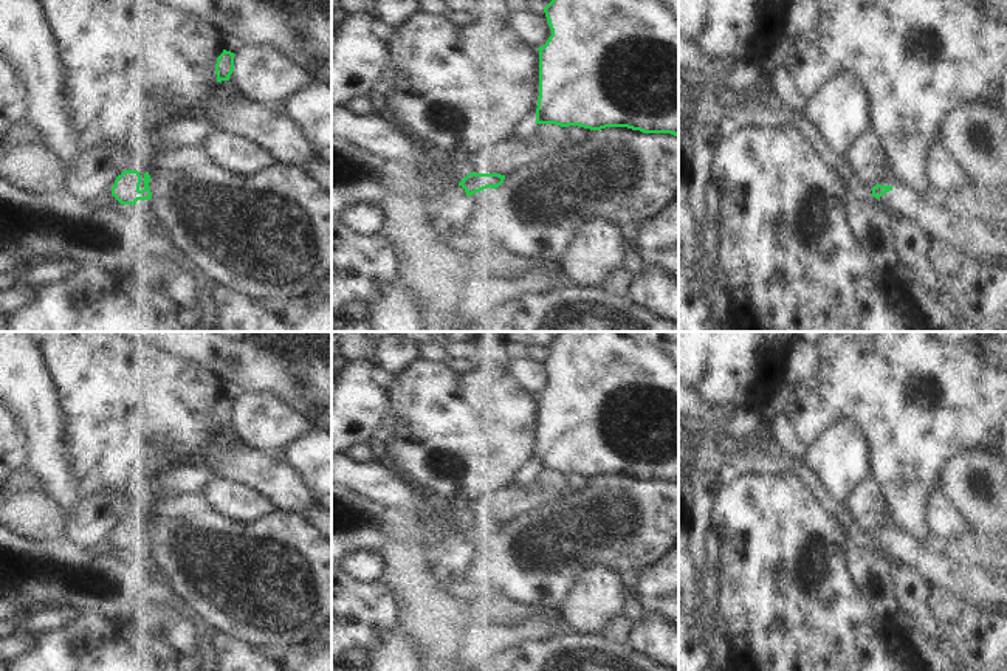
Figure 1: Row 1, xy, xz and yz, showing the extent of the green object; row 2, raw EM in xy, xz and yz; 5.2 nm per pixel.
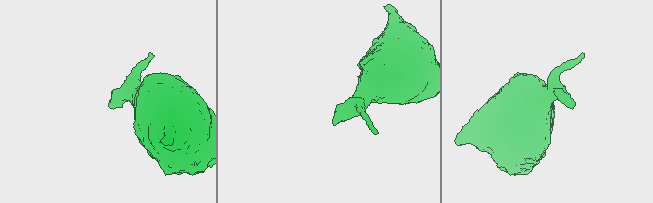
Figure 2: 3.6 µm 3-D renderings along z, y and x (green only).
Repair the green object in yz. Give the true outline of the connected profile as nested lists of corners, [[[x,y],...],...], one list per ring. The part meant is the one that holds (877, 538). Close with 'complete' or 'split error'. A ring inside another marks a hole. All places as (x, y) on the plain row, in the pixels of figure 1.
[[[875,532],[872,544],[894,561],[906,576],[911,590],[939,586],[974,607],[1007,609],[1007,573],[993,573],[950,555],[937,542],[909,538],[899,542],[892,533]]]; split error

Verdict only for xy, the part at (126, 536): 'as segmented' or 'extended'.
extended

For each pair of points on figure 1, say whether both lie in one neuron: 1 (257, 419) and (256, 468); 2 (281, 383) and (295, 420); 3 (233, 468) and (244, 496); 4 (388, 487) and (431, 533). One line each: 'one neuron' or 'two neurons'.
1: two neurons
2: two neurons
3: two neurons
4: one neuron

